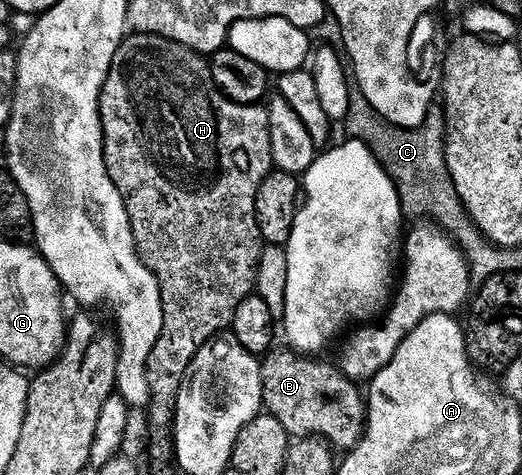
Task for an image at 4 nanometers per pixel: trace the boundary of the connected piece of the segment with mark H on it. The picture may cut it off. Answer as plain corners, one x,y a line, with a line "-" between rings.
169,43
161,52
151,52
146,63
131,68
126,75
120,65
114,66
110,70
101,91
101,128
105,138
103,147
105,167
109,170
109,176
115,189
119,189
127,211
133,211
139,217
139,219
129,219
129,224
135,225
133,239
139,239
141,247
143,247
143,249
138,249
137,253
143,253
141,259
143,265
147,265
147,269
153,271
155,281
161,290
163,325
155,345
151,345
151,353
145,362
147,385
149,386
147,412
149,411
151,426
168,428
173,422
173,410
193,362
193,354
206,341
228,328
231,317
235,313
235,305
239,305
239,301
243,301
243,297
247,297
254,290
257,281
257,262
261,256
263,240
259,233
259,225
255,221
255,193
261,182
269,176
273,167
271,137
269,136
269,112
264,106
256,103
236,103
228,99
213,83
204,54
192,51
189,47
182,47
180,43

